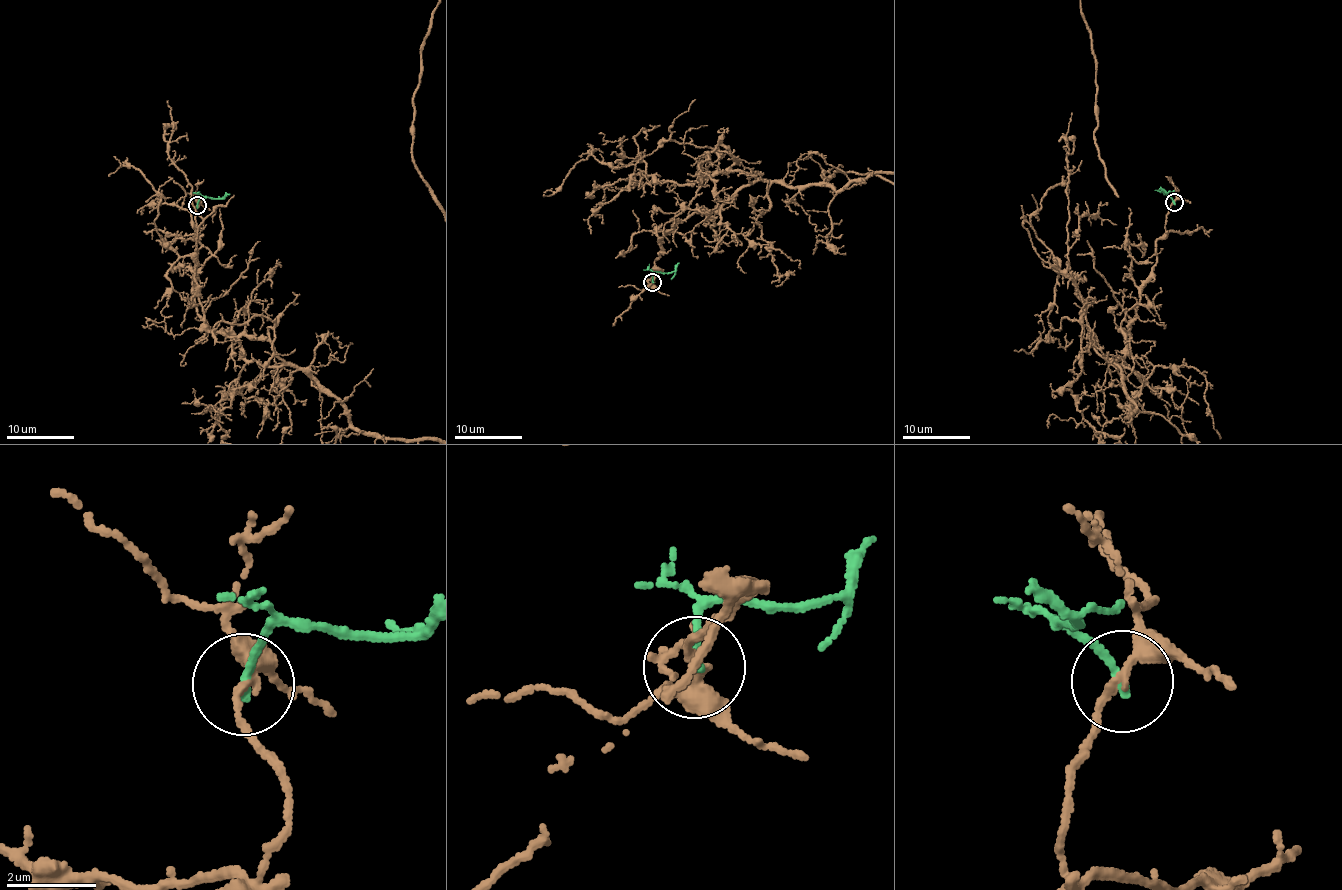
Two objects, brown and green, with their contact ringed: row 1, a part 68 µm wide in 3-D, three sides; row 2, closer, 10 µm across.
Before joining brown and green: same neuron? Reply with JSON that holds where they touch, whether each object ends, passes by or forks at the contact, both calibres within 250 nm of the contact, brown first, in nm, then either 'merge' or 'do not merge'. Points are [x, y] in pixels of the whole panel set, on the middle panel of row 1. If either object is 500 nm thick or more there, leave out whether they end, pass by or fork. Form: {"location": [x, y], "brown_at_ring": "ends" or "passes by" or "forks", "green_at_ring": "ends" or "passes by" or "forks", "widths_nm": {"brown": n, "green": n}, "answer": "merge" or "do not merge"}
{"location": [652, 282], "brown_at_ring": "passes by", "green_at_ring": "ends", "widths_nm": {"brown": 200, "green": 200}, "answer": "do not merge"}

